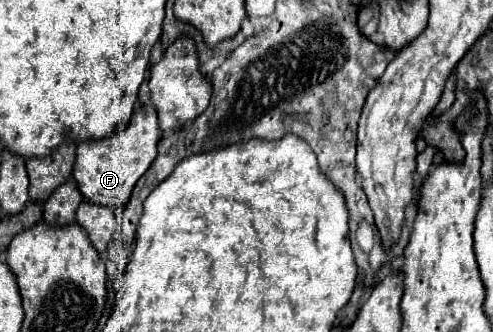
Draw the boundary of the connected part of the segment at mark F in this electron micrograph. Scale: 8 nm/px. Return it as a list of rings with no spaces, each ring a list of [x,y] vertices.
[[[141,107],[131,117],[129,125],[123,131],[113,133],[111,137],[99,141],[79,141],[73,179],[77,181],[83,199],[87,203],[105,205],[111,209],[125,209],[135,183],[157,157],[157,143],[159,143],[159,123],[153,107]]]

